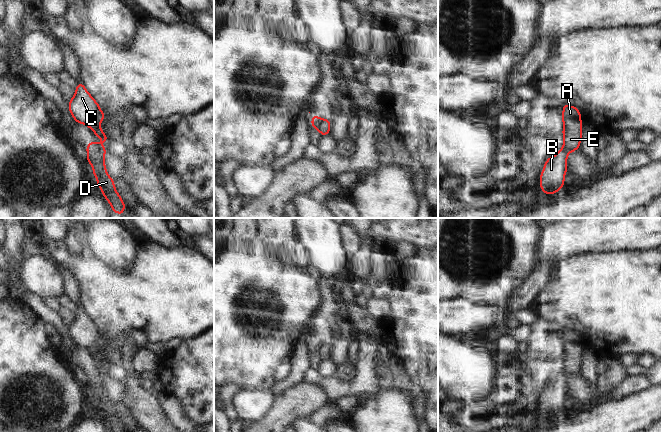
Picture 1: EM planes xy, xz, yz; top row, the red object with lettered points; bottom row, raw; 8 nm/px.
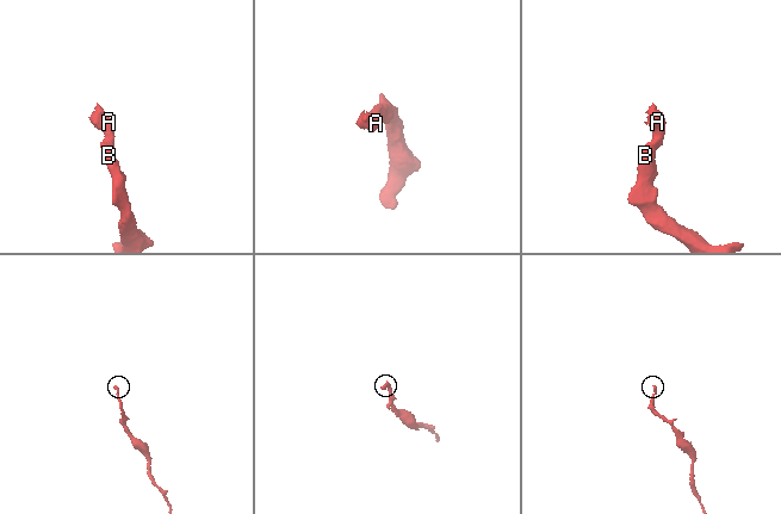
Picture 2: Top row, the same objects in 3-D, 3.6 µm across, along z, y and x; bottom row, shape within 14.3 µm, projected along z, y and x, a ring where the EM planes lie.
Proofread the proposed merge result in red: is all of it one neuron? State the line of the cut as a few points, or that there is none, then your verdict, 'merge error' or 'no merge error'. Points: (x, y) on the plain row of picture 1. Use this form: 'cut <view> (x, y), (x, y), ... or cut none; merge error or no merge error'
cut xy (96, 368), (103, 380); merge error

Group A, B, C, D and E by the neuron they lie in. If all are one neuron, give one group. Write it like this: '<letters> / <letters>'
A C E / B D

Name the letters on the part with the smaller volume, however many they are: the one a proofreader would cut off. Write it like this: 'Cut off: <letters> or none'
Cut off: A, C, E

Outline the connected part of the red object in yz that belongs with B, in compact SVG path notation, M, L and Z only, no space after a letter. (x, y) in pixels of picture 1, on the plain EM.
M562 371L558 377L548 382L540 399L540 412L543 417L551 419L557 417L564 409L567 396L567 377Z

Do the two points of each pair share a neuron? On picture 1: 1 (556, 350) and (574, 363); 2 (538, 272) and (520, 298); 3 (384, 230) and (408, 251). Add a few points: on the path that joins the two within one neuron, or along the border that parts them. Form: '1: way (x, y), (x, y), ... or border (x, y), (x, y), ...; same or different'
1: way (560, 350), (570, 359); same
2: way (538, 278), (526, 292); same
3: border (405, 240), (411, 241), (418, 248); different

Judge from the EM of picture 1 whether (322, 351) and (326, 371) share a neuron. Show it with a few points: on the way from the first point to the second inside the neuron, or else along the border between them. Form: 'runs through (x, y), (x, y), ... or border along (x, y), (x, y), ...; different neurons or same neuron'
border along (329, 357), (322, 360); different neurons

